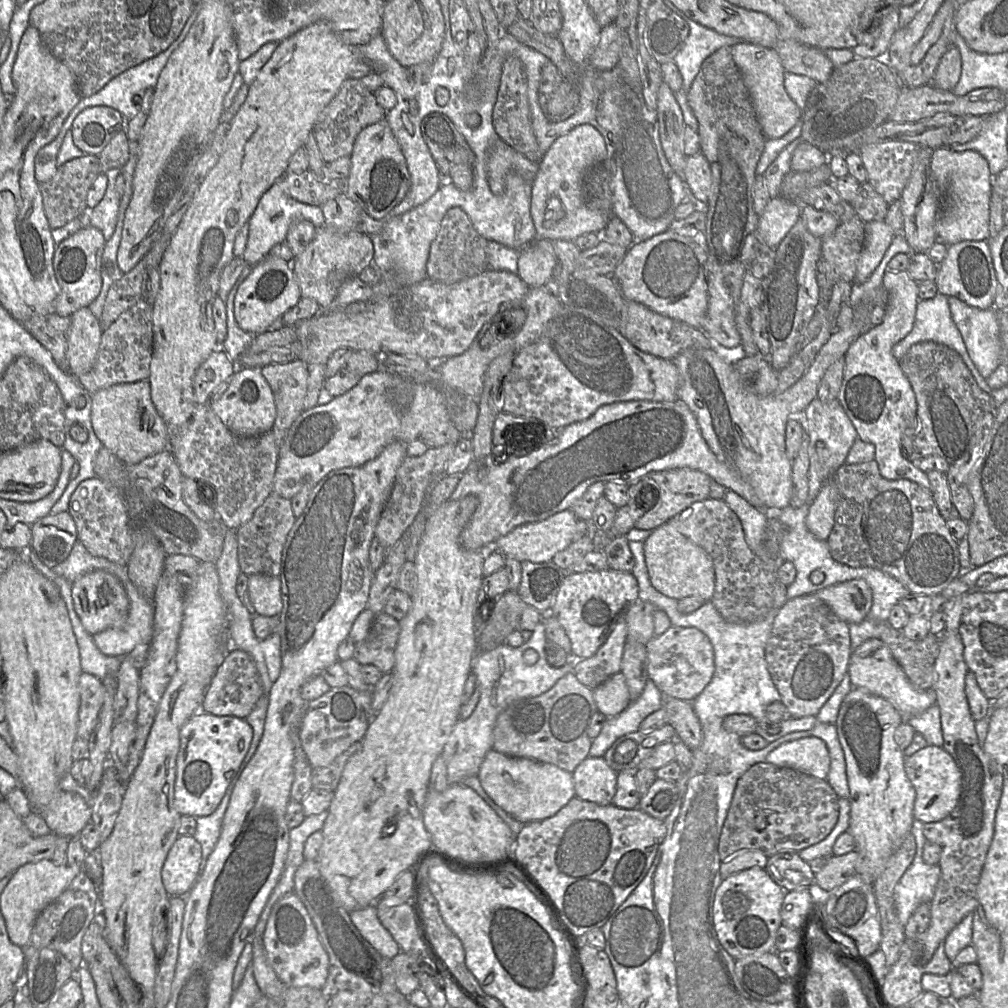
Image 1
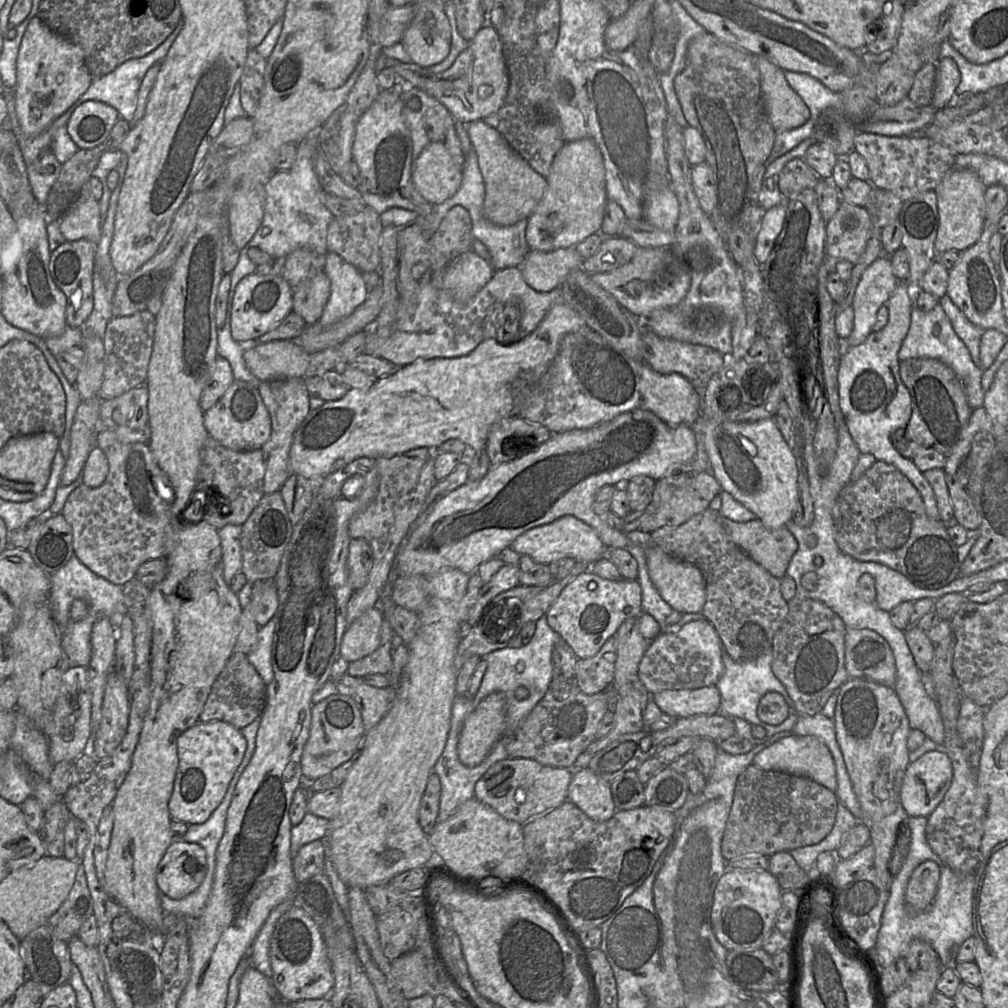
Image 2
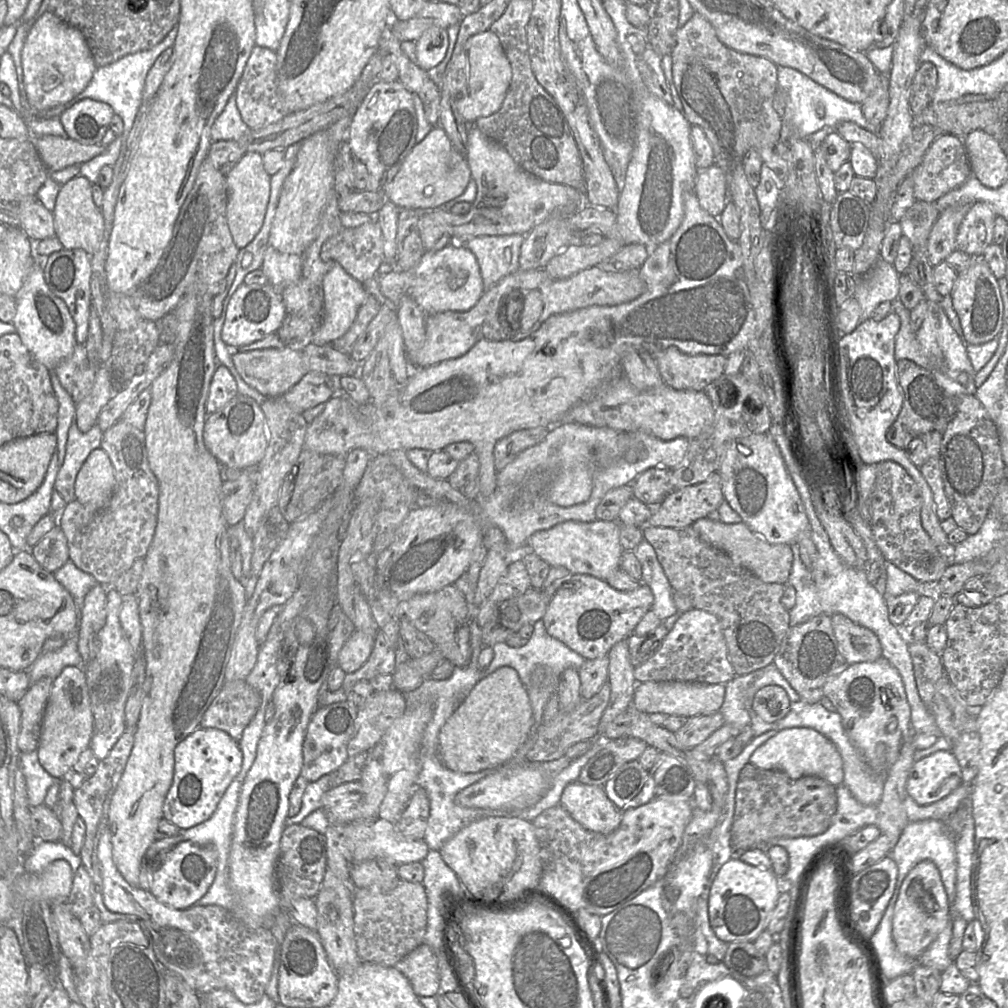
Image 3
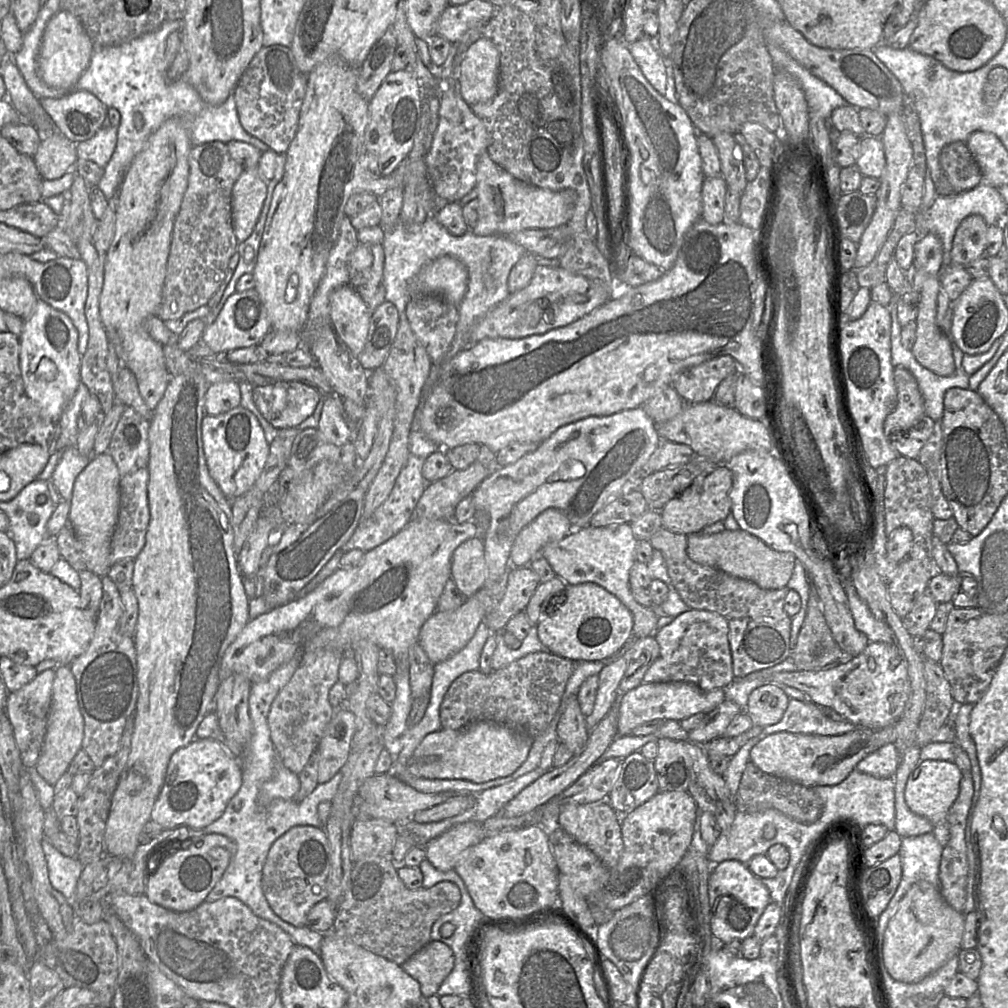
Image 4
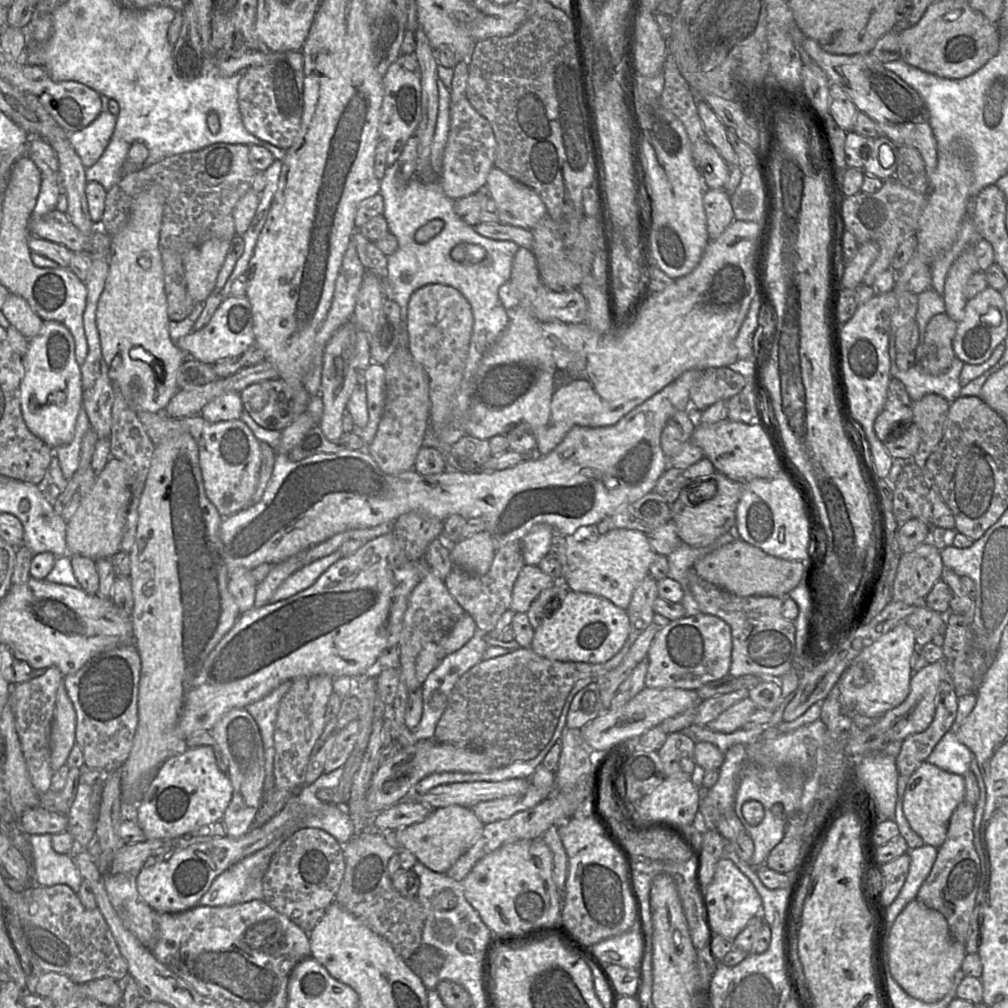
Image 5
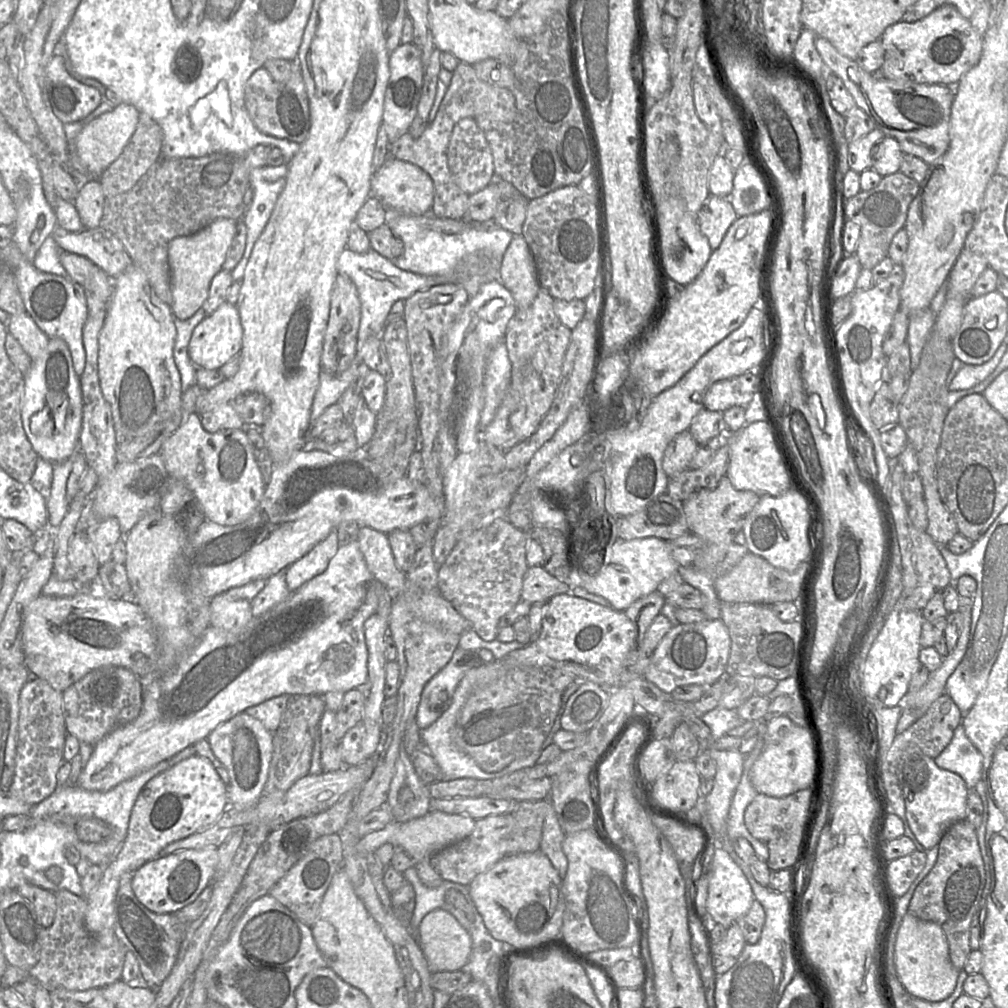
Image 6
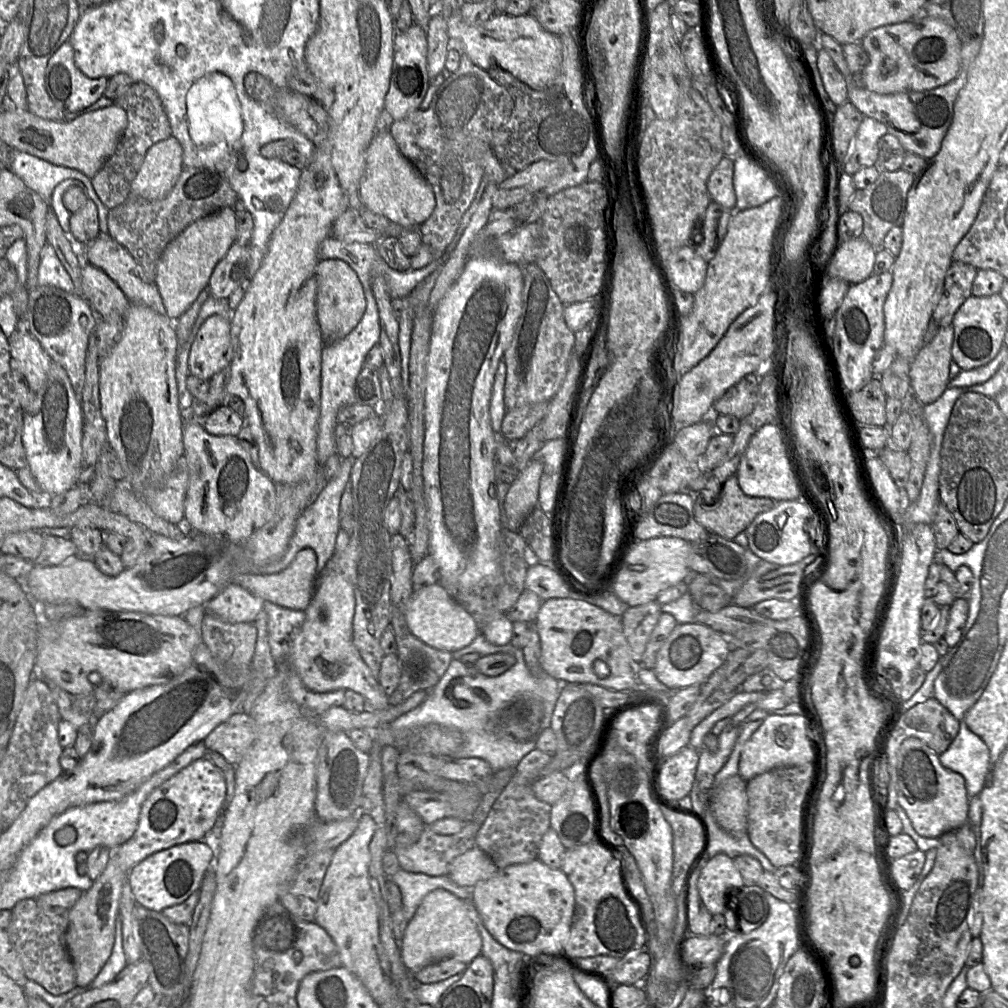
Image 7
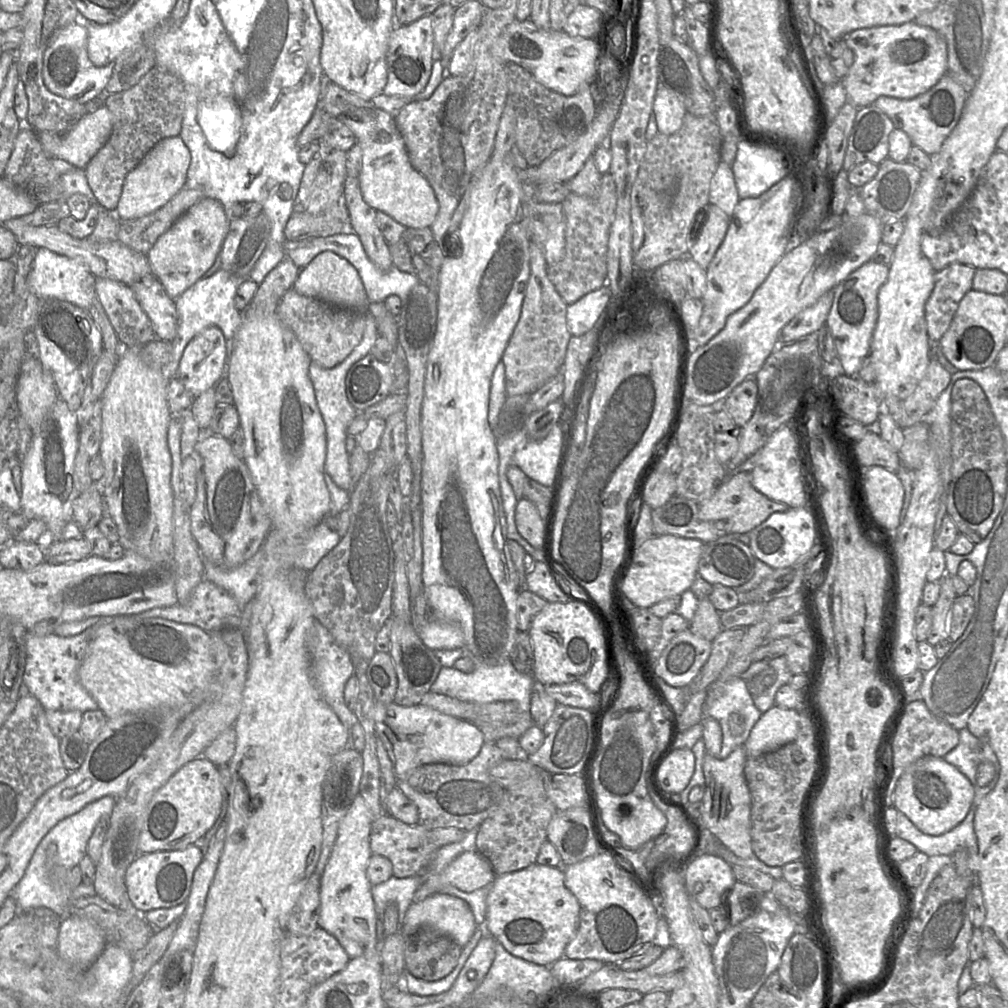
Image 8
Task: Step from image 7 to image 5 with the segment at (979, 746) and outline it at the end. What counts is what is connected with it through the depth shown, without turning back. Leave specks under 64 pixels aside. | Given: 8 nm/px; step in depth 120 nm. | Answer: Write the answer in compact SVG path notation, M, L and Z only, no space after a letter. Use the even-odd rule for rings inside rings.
M953 727L942 737L926 761L950 773L964 775L970 771L971 750L961 743Z

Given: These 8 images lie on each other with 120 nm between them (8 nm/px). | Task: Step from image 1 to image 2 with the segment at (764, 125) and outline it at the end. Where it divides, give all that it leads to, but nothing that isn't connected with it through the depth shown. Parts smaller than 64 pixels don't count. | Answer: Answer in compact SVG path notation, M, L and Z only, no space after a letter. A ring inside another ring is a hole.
M756 56L764 106L776 132L797 128L811 115L801 97L788 84L784 71L764 56Z

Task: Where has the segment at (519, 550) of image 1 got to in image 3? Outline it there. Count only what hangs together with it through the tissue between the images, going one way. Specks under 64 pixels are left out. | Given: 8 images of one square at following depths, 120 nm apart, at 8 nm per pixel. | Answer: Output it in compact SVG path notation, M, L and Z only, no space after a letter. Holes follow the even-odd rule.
M567 521L550 529L533 533L526 549L533 551L551 567L566 567L571 574L587 574L606 580L619 566L623 548L620 544L620 523L617 521L594 522Z

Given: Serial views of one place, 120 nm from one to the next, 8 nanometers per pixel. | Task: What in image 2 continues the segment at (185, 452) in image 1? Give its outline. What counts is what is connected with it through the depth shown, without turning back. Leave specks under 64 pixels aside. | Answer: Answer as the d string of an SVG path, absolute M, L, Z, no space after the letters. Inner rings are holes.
M208 436L200 454L200 466L197 472L197 485L195 493L193 491L191 501L198 504L199 501L204 504L205 499L209 496L209 488L219 485L224 497L229 503L222 498L223 505L218 506L222 509L222 514L227 518L228 524L243 525L249 518L253 509L264 496L263 483L265 475L265 463L263 459L262 449L237 452L222 446L212 437ZM229 509L227 513L223 511Z

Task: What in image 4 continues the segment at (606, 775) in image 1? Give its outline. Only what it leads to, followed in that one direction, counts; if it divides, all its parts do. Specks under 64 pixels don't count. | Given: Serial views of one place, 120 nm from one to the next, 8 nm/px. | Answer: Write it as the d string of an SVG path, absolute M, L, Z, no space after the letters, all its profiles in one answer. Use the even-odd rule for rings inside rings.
M607 800L589 804L563 805L558 815L558 826L576 842L590 849L605 867L611 869L617 865L623 850L620 818Z

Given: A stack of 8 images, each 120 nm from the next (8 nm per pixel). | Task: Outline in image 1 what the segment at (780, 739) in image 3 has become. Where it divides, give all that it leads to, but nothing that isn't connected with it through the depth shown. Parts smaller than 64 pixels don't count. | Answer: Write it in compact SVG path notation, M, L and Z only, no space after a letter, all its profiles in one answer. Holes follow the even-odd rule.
M815 736L786 742L771 751L766 762L792 768L819 779L827 779L830 756L826 743Z

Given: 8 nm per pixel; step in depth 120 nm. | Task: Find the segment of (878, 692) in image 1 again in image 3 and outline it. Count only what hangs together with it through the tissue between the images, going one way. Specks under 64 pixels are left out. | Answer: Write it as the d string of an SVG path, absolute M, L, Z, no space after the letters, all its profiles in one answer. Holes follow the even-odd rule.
M840 613L831 615L831 621L839 650L847 664L873 662L882 657L880 641L870 629Z

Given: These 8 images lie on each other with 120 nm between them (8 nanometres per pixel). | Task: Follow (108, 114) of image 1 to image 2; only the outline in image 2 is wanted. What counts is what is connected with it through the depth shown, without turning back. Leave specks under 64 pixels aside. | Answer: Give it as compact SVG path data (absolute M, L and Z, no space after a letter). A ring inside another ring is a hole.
M86 101L72 113L66 128L80 149L89 149L104 143L119 119L119 113L110 105Z

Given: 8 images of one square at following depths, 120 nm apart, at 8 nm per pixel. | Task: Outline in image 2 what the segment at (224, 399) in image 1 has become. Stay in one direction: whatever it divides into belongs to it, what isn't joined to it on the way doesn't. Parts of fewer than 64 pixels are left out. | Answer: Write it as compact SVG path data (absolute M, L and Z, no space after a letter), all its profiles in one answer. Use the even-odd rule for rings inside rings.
M235 380L221 399L204 412L204 425L210 437L237 452L262 449L271 433L271 418L259 390L248 382Z

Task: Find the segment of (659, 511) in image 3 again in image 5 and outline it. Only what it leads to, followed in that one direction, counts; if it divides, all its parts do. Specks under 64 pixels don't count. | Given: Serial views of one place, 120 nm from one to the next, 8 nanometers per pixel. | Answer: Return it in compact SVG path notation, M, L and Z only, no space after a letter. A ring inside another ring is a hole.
M718 471L711 475L711 477L712 479L699 481L698 484L693 486L694 489L688 489L687 491L694 492L692 498L689 500L691 501L703 497L704 494L710 495L711 484L714 483L716 493L712 498L698 505L686 505L686 491L683 494L681 493L679 499L671 504L672 521L676 525L678 536L683 543L692 547L709 545L721 535L729 532L733 526L736 526L736 509L746 489L747 483L732 480Z

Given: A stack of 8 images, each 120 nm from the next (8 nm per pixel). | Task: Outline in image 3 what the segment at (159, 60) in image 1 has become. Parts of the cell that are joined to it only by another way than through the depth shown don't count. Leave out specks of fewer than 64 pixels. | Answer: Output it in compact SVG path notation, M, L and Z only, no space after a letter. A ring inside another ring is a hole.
M175 25L166 37L156 46L149 50L129 54L119 60L97 67L88 86L74 98L74 104L89 98L100 102L105 102L114 110L114 113L122 118L124 130L121 137L122 146L126 143L127 137L133 127L137 113L142 105L142 95L146 76L154 65L158 56L167 48L174 45L179 31L179 26Z

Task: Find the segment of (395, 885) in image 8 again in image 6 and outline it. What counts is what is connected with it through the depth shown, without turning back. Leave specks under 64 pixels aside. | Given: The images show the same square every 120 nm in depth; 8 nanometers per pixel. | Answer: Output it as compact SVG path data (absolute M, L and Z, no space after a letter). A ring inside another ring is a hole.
M410 867L403 873L405 881L409 882L415 892L415 905L412 913L409 929L414 934L417 941L417 929L425 917L425 915L436 909L447 909L447 902L445 902L445 892L450 887L455 886L461 894L466 895L469 893L468 885L462 885L452 881L443 880L442 883L435 888L425 886L414 867Z

